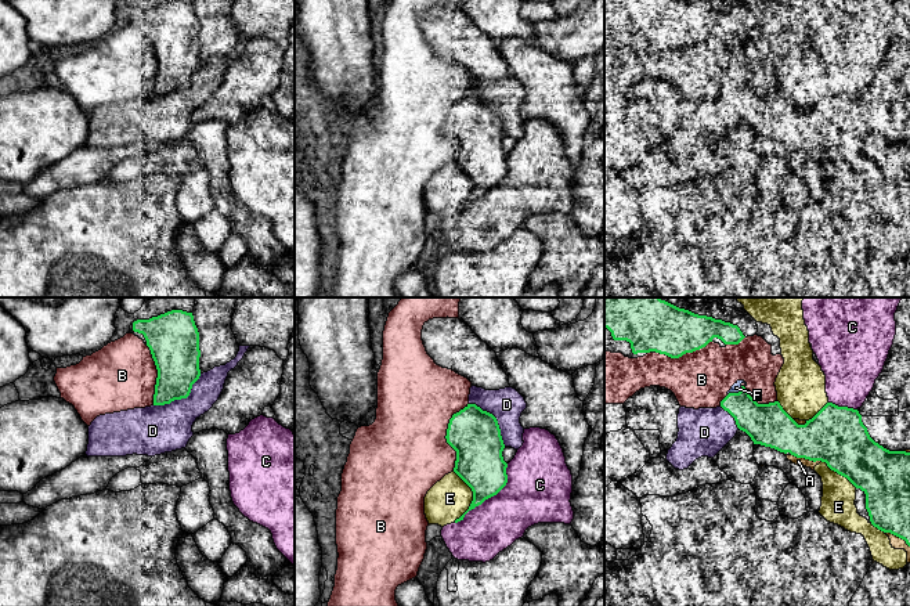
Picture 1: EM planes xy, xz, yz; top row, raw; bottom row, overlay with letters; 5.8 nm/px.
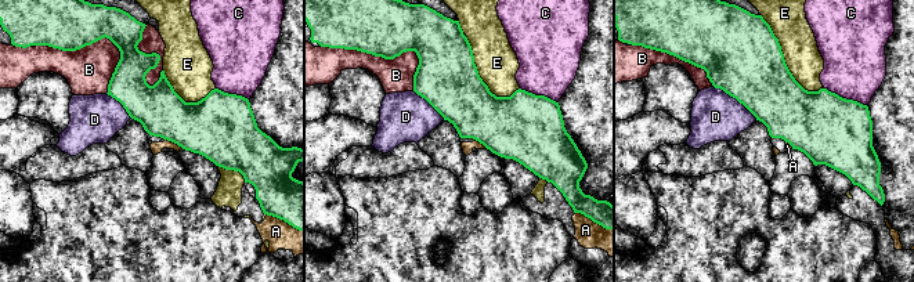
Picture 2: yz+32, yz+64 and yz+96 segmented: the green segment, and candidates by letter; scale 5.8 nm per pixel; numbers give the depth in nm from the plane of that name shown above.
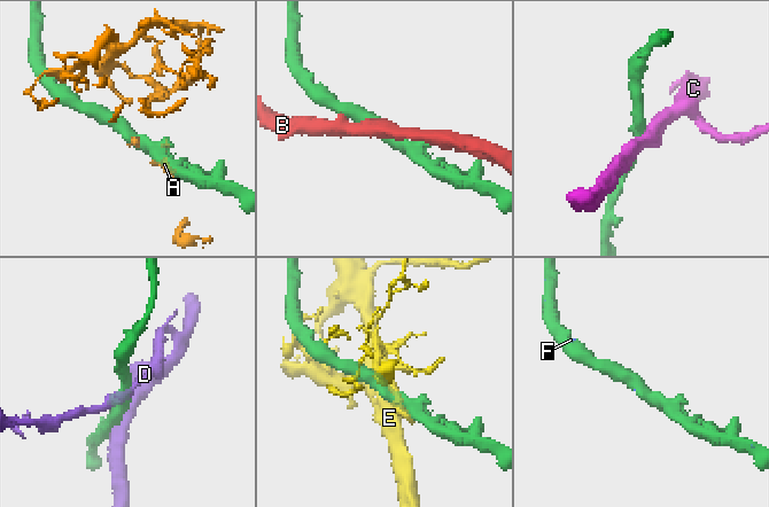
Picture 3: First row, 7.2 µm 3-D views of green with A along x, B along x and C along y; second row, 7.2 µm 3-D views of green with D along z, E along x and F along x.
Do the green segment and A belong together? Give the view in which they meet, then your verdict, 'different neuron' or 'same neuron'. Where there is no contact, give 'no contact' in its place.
meets green in yz; different neuron

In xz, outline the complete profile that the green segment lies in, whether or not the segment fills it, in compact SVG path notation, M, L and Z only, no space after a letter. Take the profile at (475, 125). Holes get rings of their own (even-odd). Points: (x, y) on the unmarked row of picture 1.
M467 94L454 104L447 119L447 133L456 141L454 162L472 178L473 191L469 199L455 210L463 210L465 205L481 195L485 190L496 185L508 173L506 158L502 141L505 138L496 108L483 101L476 94Z

